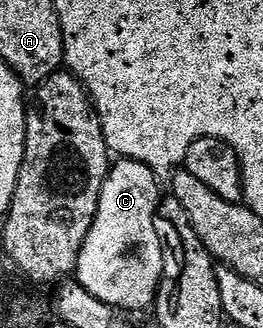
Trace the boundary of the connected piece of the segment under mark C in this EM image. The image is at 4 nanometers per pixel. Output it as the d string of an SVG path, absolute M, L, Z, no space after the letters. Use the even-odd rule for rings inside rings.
M121 158L113 162L108 180L102 185L100 204L90 225L90 233L84 238L84 244L78 253L74 279L98 301L107 303L113 309L125 307L128 311L140 311L143 307L151 308L154 303L153 292L164 277L166 243L164 247L160 231L156 228L162 192L156 183L159 183L157 175L138 161Z

